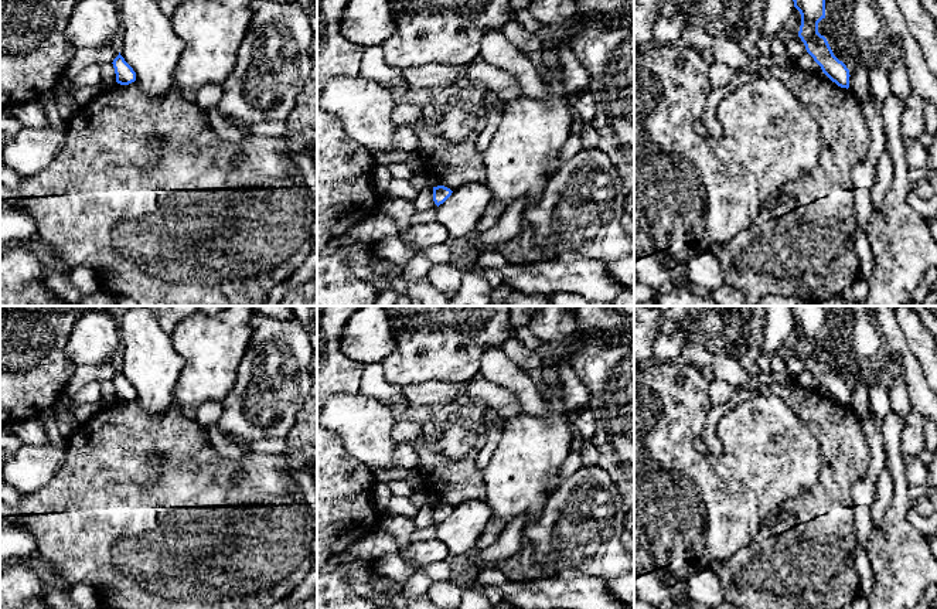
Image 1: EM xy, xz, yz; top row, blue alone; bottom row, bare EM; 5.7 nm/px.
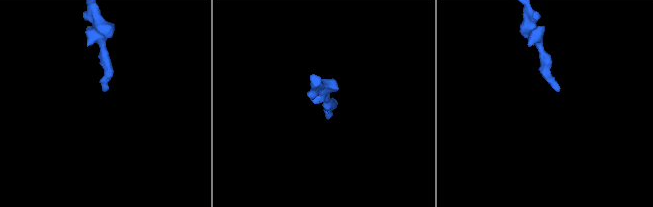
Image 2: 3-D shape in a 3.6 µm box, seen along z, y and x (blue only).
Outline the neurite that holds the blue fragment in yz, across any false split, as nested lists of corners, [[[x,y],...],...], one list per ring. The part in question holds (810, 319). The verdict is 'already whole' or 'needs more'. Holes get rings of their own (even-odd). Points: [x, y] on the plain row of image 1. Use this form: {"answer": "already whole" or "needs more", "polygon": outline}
{"answer": "already whole", "polygon": [[[790,306],[794,324],[801,331],[798,354],[807,370],[822,389],[838,404],[849,405],[849,387],[839,378],[827,355],[818,350],[818,340],[825,336],[825,306]]]}

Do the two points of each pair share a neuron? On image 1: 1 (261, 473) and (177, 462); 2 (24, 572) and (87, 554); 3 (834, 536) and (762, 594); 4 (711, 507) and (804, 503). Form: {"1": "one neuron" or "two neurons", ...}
{"1": "one neuron", "2": "two neurons", "3": "one neuron", "4": "two neurons"}

